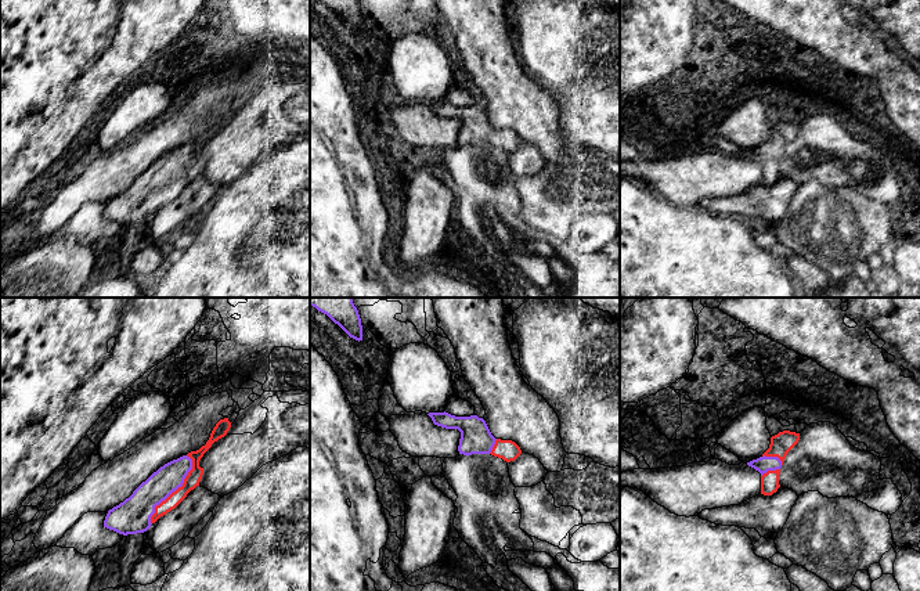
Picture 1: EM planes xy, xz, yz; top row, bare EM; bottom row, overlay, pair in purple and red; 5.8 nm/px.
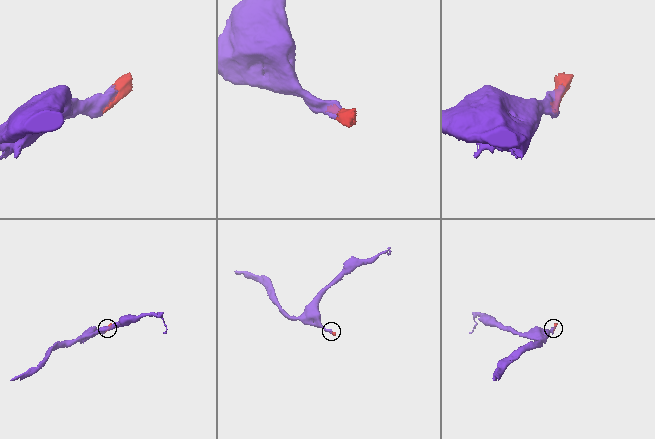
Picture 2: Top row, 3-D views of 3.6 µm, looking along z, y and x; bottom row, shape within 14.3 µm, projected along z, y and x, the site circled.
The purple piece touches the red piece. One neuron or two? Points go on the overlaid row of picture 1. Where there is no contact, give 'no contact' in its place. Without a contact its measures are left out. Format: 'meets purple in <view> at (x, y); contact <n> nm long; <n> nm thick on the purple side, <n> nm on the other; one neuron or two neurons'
meets purple in xy at (175, 490); contact 460 nm long; 180 nm thick on the purple side, 90 nm on the other; one neuron

